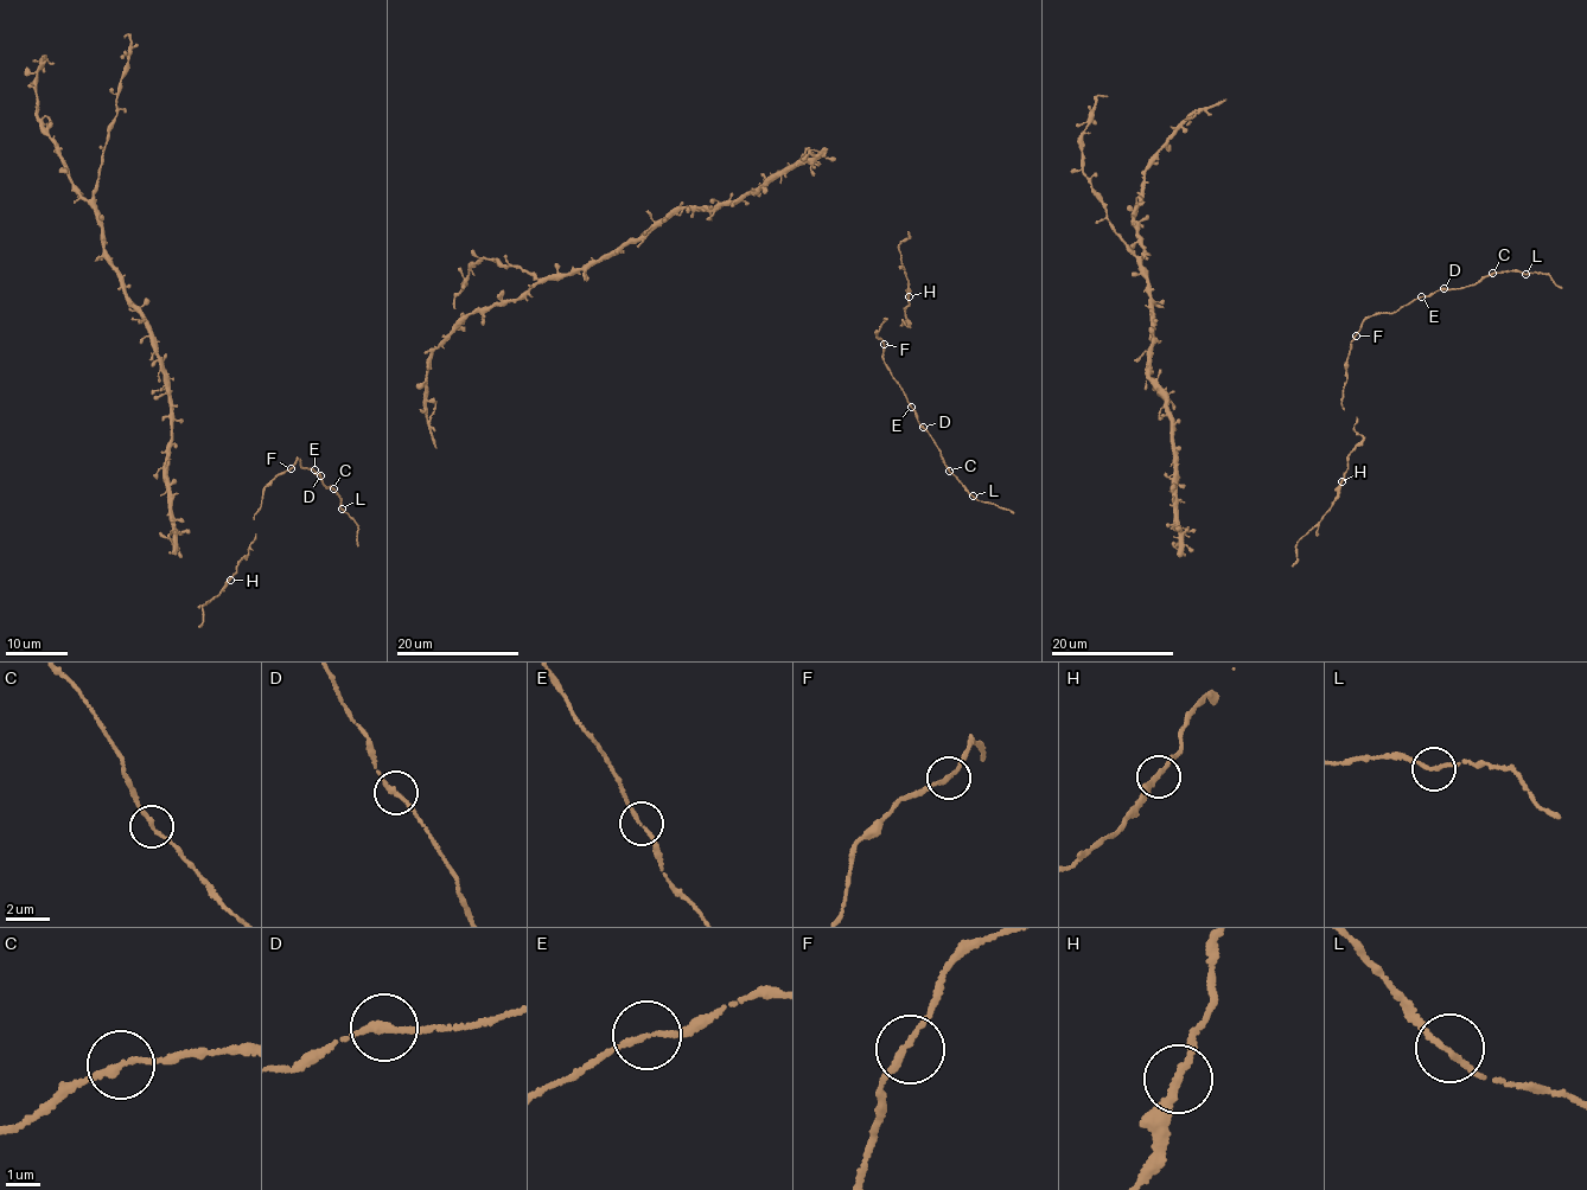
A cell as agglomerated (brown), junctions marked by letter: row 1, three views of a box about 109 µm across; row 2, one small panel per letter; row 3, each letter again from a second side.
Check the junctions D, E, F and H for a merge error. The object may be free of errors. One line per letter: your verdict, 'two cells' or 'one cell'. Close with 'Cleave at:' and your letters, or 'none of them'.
D: one cell
E: one cell
F: one cell
H: one cell
Cleave at: none of them

